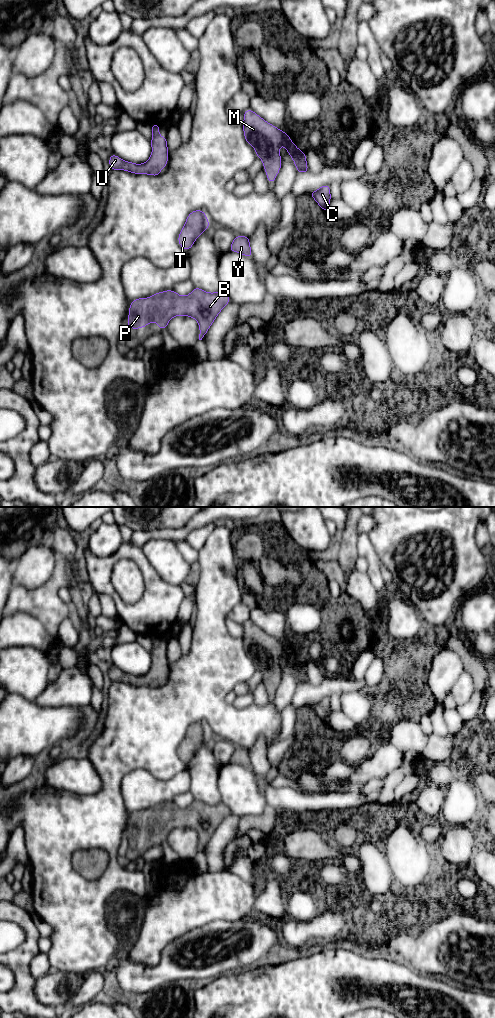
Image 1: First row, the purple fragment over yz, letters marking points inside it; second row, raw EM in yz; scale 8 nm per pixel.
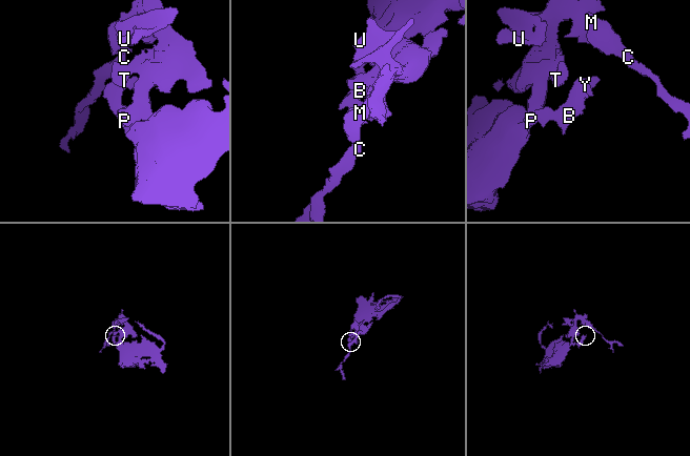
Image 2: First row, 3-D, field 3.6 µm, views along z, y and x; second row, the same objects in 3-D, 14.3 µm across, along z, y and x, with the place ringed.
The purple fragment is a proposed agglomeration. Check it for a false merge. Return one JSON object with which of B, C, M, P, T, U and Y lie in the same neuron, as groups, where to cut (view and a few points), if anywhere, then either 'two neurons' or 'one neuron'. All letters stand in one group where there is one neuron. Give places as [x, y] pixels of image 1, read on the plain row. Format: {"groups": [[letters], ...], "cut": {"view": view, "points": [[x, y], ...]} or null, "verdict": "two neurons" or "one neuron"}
{"groups": [["B", "C", "M", "P", "T", "U", "Y"]], "cut": null, "verdict": "one neuron"}

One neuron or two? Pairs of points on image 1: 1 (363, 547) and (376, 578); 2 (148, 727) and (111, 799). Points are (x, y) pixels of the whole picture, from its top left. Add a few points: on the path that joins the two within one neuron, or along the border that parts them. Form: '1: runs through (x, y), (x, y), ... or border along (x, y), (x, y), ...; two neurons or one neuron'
1: runs through (370, 555), (374, 562), (374, 570); one neuron
2: runs through (130, 745), (112, 763), (111, 781); one neuron

